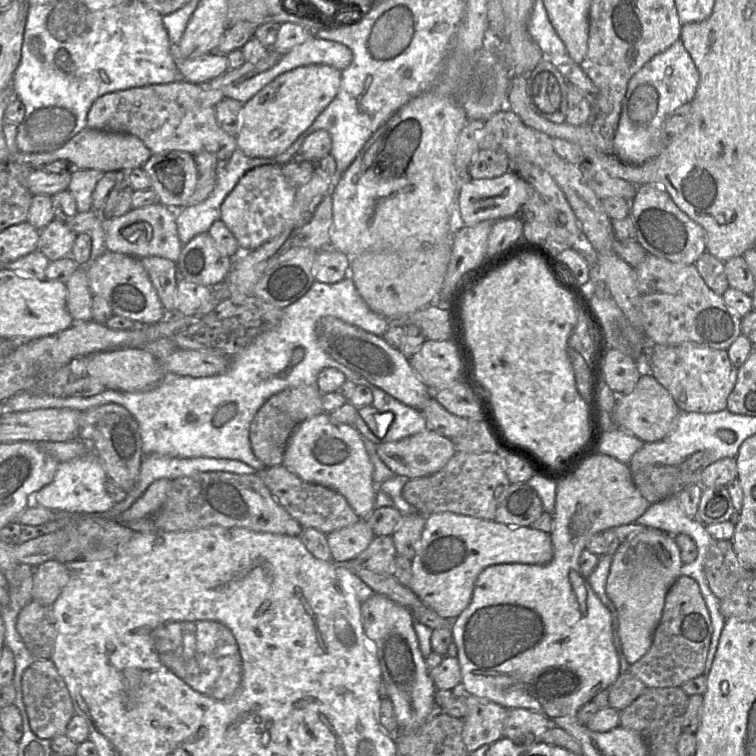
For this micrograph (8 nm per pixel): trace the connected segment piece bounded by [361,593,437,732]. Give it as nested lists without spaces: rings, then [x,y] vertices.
[[[373,593],[370,598],[361,603],[361,617],[365,635],[376,645],[381,678],[386,684],[388,697],[392,701],[399,732],[412,732],[437,711],[435,703],[437,689],[419,647],[419,641],[413,627],[415,621],[413,614],[408,608],[393,602],[388,597]]]

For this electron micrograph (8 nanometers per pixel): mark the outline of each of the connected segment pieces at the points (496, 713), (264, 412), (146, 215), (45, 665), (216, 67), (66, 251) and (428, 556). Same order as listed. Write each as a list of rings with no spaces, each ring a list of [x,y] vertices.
[[[474,696],[457,698],[466,698],[468,706],[468,713],[463,718],[463,741],[468,752],[474,752],[483,745],[491,745],[504,737],[504,726],[508,716],[508,709],[490,700]]]
[[[317,384],[300,385],[286,388],[271,397],[255,414],[250,424],[249,439],[254,455],[265,465],[280,465],[290,438],[303,421],[324,412],[322,407],[323,393]]]
[[[160,203],[139,209],[131,209],[126,214],[104,220],[105,245],[107,251],[134,258],[159,256],[177,262],[183,244],[181,243],[175,220],[175,210]]]
[[[38,659],[23,672],[22,698],[30,728],[41,739],[64,735],[68,722],[75,714],[68,688],[51,659]]]
[[[172,45],[172,57],[183,80],[189,83],[206,83],[229,69],[227,54],[218,52],[188,59],[181,57],[176,46]]]
[[[54,219],[40,230],[38,251],[48,258],[50,262],[71,255],[76,240],[74,233],[66,222]]]
[[[451,512],[426,517],[422,536],[411,561],[412,579],[408,588],[422,603],[440,617],[454,620],[469,605],[478,575],[488,566],[496,564],[546,565],[553,559],[550,535],[531,527],[509,527],[494,520],[485,520]]]

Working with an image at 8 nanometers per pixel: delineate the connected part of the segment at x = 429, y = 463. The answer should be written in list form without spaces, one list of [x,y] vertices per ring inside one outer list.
[[[430,429],[395,442],[381,441],[376,445],[376,451],[395,475],[409,479],[429,476],[440,471],[457,452],[451,439]]]

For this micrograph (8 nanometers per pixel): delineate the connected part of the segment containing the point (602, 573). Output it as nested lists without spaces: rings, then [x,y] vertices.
[[[604,554],[599,556],[598,564],[595,570],[587,577],[587,582],[599,597],[601,602],[609,609],[612,615],[612,637],[613,644],[616,649],[619,663],[620,663],[620,674],[630,672],[630,664],[627,662],[621,641],[619,637],[619,622],[617,616],[617,610],[613,602],[608,598],[606,594],[606,582],[610,571],[613,555]]]

